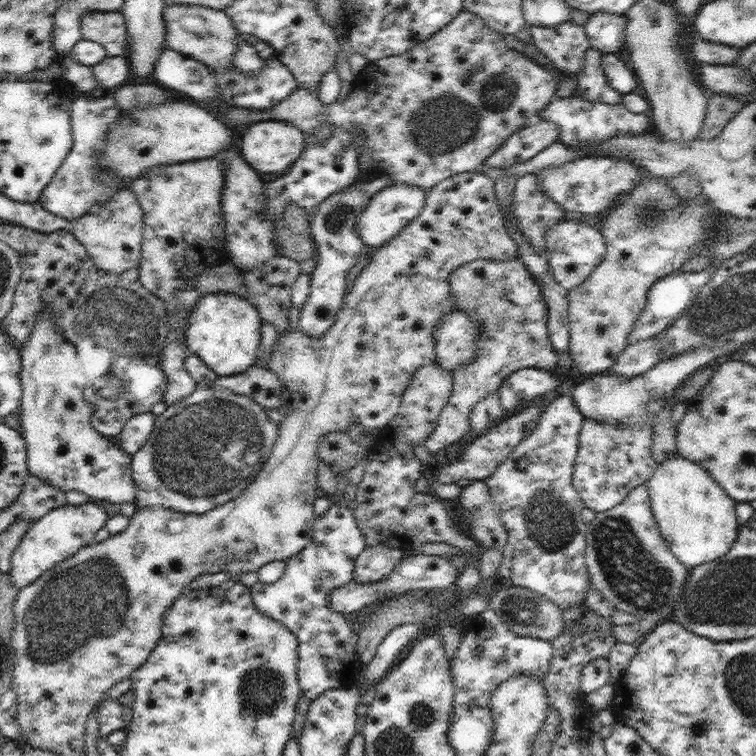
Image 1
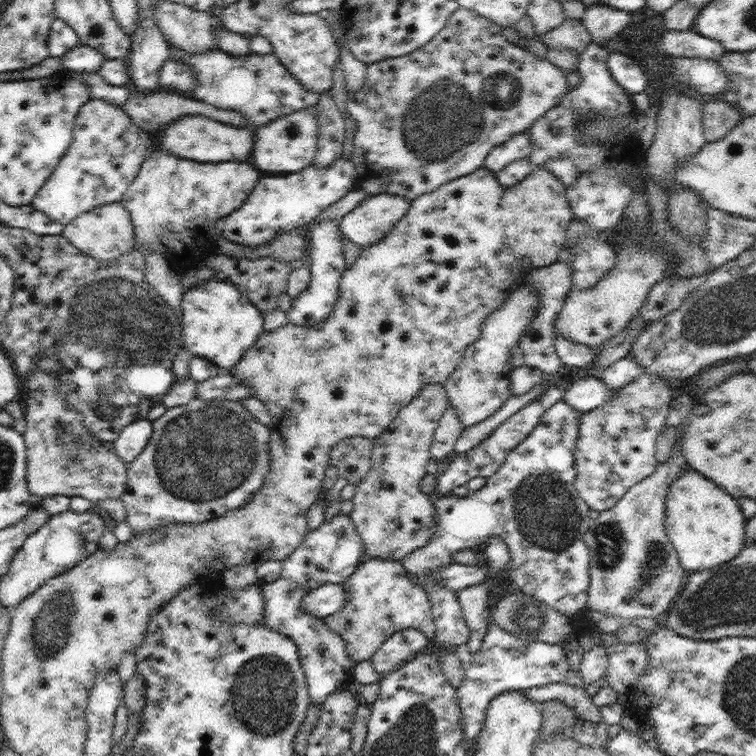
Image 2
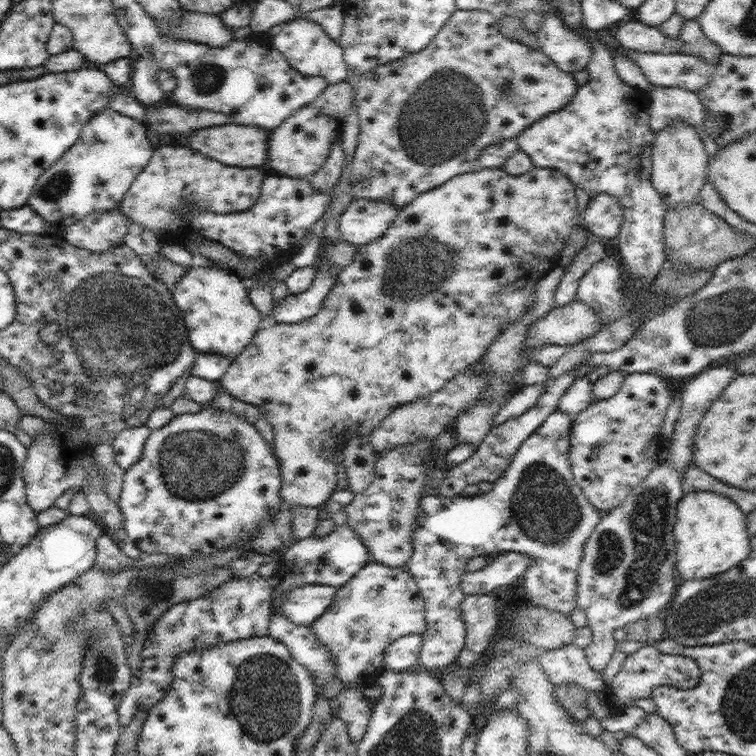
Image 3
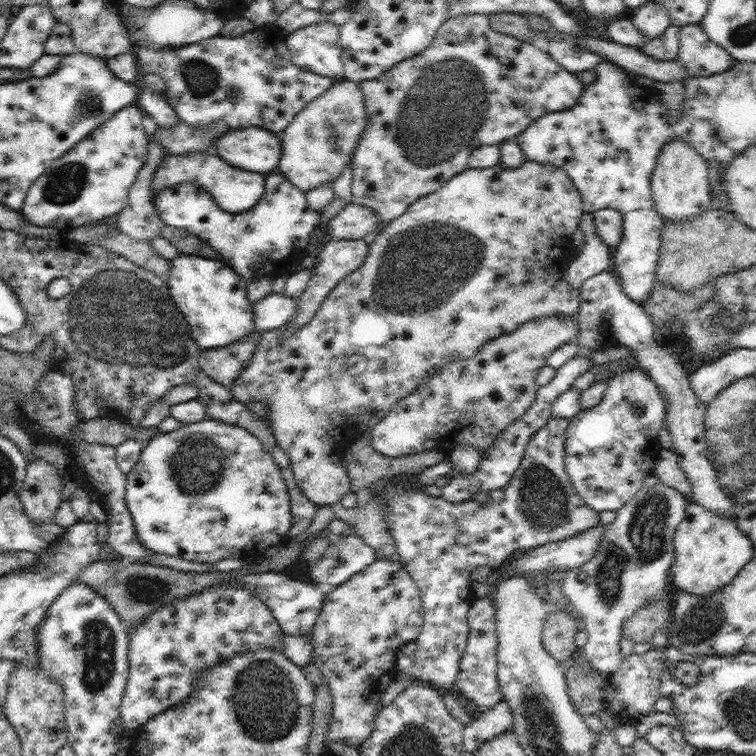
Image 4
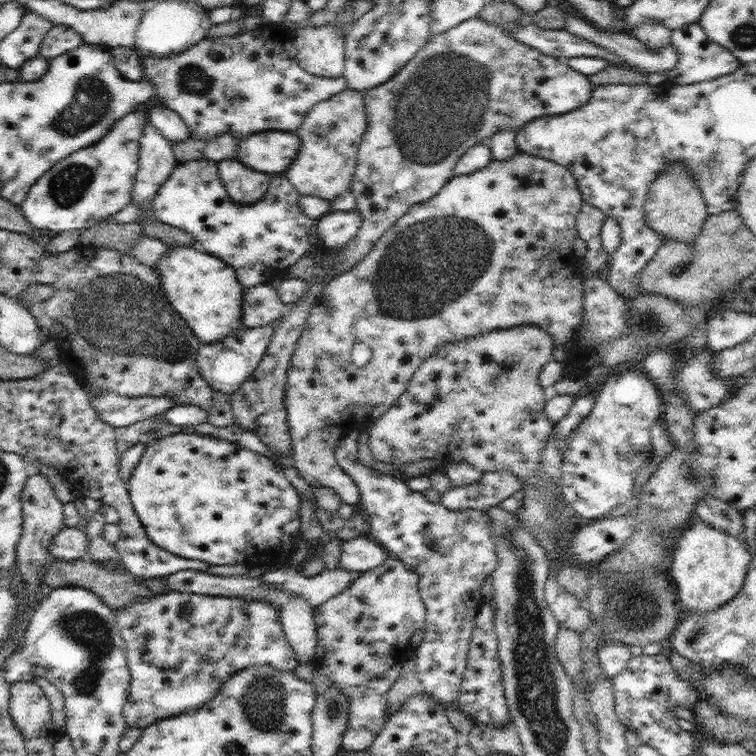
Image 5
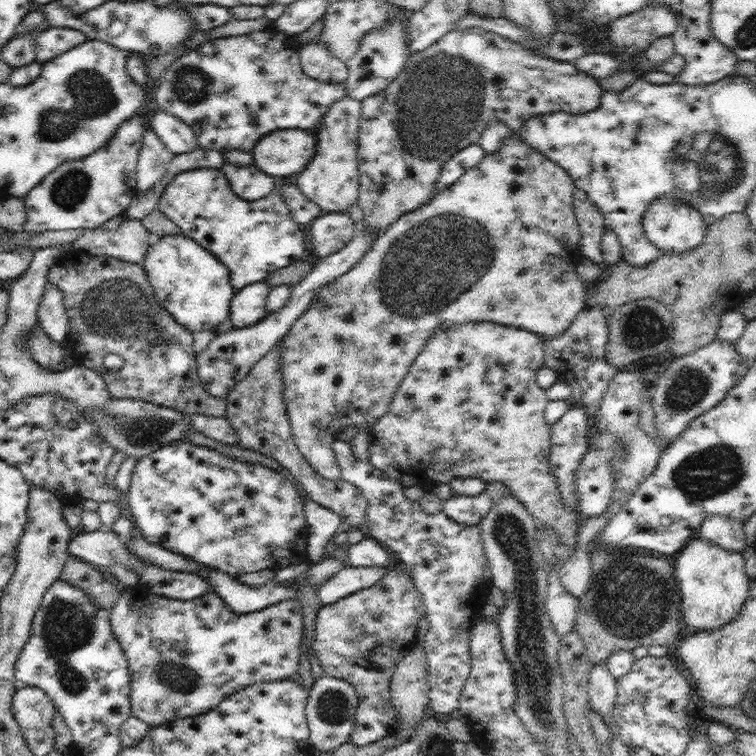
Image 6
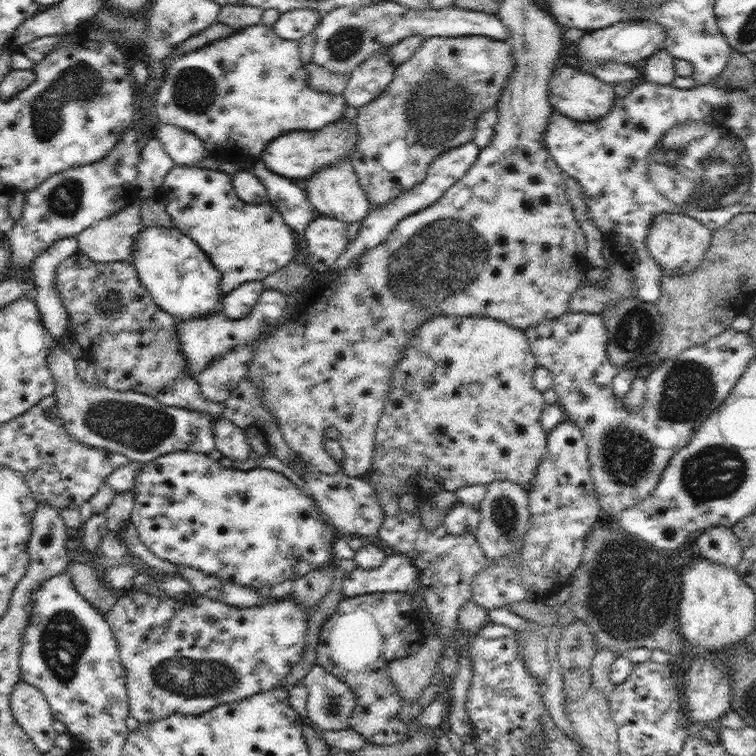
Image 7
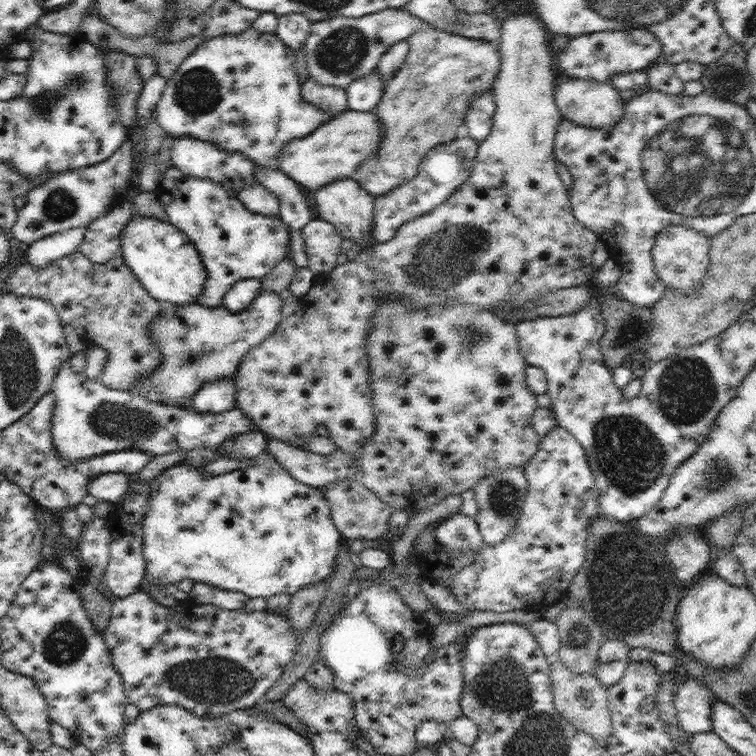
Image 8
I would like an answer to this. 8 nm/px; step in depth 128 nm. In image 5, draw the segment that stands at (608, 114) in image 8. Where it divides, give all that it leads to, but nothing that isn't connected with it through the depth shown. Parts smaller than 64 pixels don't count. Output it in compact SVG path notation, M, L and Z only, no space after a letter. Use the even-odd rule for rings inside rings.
M479 16L464 20L442 34L434 34L428 42L411 58L394 78L366 89L363 99L366 105L368 128L362 136L357 152L357 166L350 181L350 191L357 202L357 211L362 224L356 236L346 245L336 247L334 265L328 273L327 281L314 281L312 289L291 306L290 311L276 325L274 335L257 370L244 385L230 395L236 424L260 437L270 450L276 449L282 456L291 456L291 437L288 431L285 410L285 383L288 367L296 343L306 320L310 316L312 304L316 304L328 281L352 270L360 260L372 250L378 239L416 203L428 201L452 178L460 156L475 144L487 142L500 130L518 131L524 124L535 118L566 114L579 105L588 103L594 85L588 76L580 74L565 62L540 50L524 44L506 30L492 26Z

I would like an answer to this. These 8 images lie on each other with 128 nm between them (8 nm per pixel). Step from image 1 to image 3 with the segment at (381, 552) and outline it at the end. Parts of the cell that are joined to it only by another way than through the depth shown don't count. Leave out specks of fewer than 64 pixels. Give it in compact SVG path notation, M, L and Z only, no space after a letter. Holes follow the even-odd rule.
M370 560L346 584L337 588L332 604L312 624L312 629L316 631L318 639L329 647L330 655L336 663L334 676L341 680L343 686L345 684L345 688L342 688L342 691L331 699L333 715L340 717L346 723L352 742L357 744L368 728L374 704L362 694L363 687L374 683L376 677L384 671L382 655L392 642L408 634L423 635L426 633L424 597L420 594L416 581L406 565L386 566L381 562Z

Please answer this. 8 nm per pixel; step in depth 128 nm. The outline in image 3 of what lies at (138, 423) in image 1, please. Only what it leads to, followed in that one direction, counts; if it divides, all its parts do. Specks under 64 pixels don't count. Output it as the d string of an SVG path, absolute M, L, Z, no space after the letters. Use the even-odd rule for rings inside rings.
M148 426L126 428L119 433L113 442L115 459L122 470L127 471L143 454L143 448L149 438L151 429Z

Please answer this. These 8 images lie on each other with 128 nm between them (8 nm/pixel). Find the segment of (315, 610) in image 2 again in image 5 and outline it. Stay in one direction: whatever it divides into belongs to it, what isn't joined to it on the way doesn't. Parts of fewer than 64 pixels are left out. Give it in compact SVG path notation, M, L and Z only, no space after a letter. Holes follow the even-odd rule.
M184 569L174 574L166 574L166 583L168 583L168 590L178 592L192 592L205 595L224 595L225 597L242 597L256 598L256 601L267 601L276 606L278 610L279 621L282 622L285 638L290 644L298 662L308 663L314 658L314 651L317 646L317 630L316 621L314 620L314 607L300 595L282 591L278 587L266 585L266 581L262 579L262 575L252 577L252 575L232 575L232 576L218 576L208 574L204 571L197 571L192 569Z

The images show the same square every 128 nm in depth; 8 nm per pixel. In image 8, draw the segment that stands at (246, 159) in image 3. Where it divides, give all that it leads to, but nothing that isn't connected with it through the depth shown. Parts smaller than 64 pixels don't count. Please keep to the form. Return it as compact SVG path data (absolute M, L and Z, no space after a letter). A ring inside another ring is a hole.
M346 110L334 115L304 138L294 138L286 143L278 155L277 166L284 174L310 190L316 190L336 179L350 177L380 145L380 125L374 110L368 113Z

